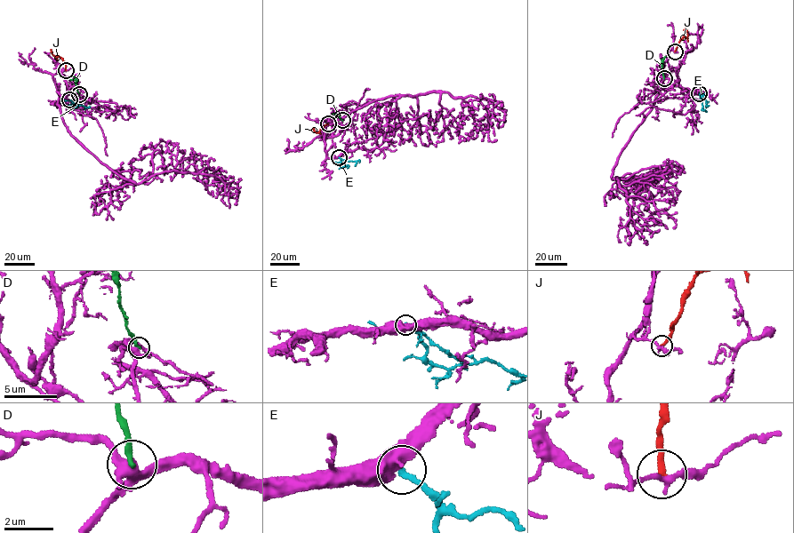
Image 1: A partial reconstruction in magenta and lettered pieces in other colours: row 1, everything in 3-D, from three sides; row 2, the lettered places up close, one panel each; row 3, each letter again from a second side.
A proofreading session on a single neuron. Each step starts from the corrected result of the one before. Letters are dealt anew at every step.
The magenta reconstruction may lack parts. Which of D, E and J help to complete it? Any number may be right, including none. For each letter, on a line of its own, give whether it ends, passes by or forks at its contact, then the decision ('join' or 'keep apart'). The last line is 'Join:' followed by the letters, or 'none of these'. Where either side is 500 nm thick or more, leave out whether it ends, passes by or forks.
D: it ends; keep apart
E: join
J: it ends; keep apart
Join: E

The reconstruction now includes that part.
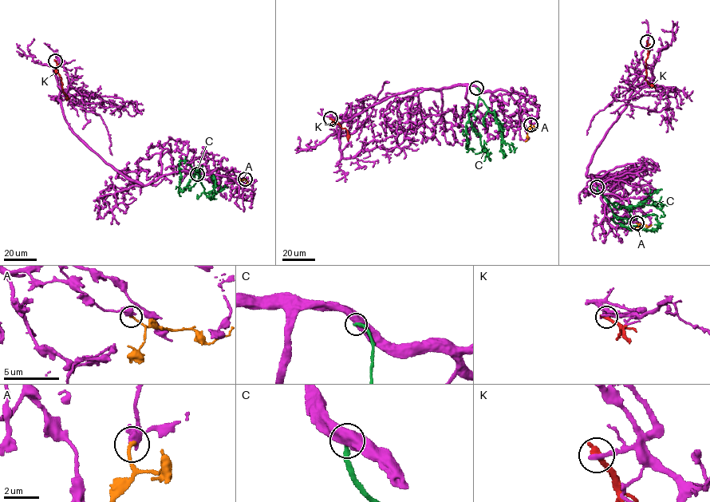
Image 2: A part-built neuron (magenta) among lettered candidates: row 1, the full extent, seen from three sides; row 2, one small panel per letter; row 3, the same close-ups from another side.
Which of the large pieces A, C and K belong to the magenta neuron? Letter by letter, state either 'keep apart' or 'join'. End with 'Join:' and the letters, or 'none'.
A: keep apart
C: keep apart
K: keep apart
Join: none

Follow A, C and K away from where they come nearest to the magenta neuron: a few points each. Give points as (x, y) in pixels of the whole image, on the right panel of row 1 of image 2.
A: (637, 223), (648, 227), (651, 224)
C: (597, 187), (613, 204), (613, 202), (621, 206), (640, 204), (657, 207), (664, 215), (660, 218)
K: (647, 41), (645, 79), (655, 88)

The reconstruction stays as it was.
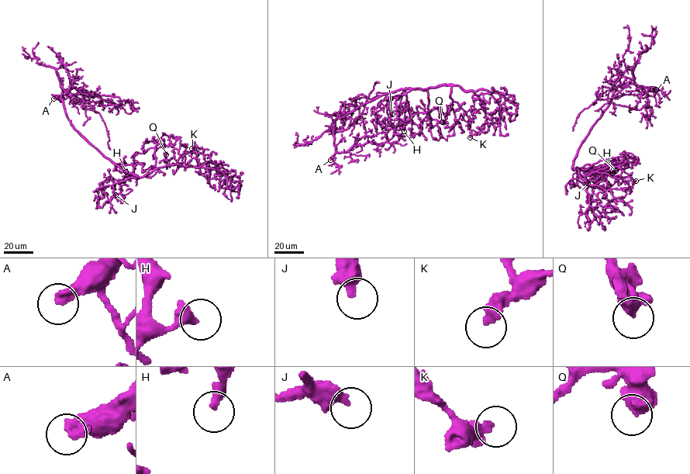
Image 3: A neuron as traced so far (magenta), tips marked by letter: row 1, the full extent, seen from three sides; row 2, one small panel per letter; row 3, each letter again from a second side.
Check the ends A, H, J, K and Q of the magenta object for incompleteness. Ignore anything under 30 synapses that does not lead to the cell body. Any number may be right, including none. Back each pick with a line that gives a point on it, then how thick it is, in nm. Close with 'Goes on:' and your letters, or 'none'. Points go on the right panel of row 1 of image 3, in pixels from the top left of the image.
A: place (656, 89); calibre 440 nm
Goes on: A

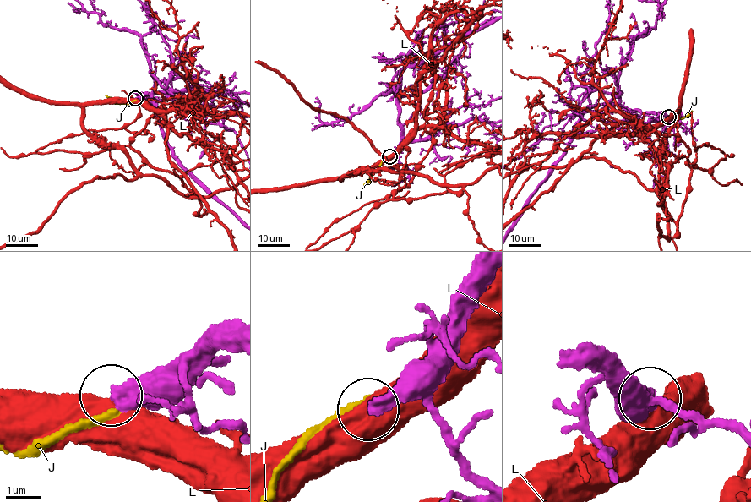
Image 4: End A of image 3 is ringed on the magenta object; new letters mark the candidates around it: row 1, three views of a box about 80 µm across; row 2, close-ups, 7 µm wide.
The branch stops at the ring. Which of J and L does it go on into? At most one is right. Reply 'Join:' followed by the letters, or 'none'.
Join: none

